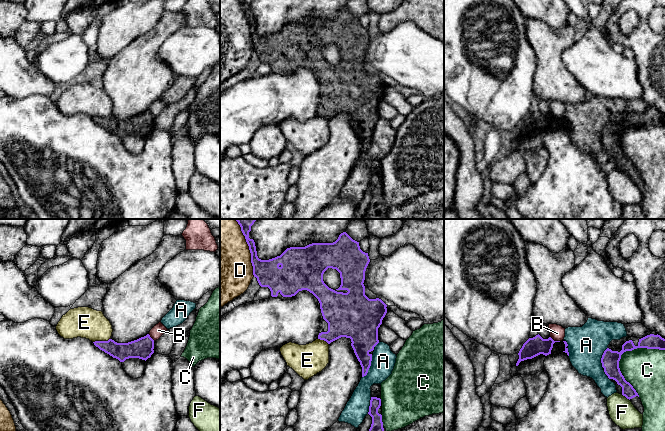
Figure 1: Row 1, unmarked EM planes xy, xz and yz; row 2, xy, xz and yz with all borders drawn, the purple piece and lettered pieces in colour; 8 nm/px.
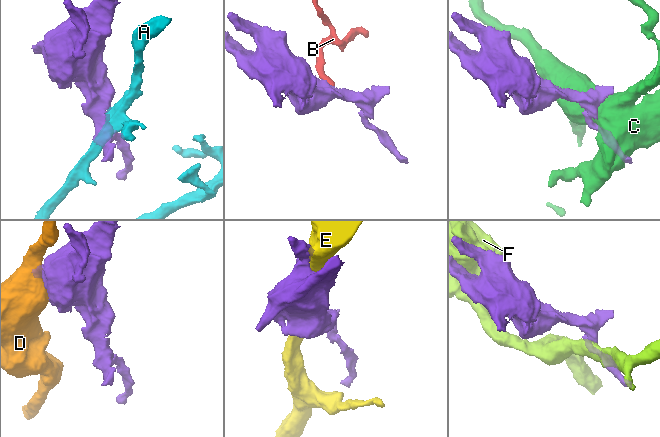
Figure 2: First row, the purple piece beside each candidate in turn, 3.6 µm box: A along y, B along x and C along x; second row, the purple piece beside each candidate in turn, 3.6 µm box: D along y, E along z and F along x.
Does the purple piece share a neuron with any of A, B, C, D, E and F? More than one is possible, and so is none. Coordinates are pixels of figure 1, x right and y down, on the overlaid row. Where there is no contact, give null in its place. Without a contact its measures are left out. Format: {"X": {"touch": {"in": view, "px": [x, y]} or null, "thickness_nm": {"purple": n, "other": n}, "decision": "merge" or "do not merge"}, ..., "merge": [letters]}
{"A": {"touch": {"in": "xz", "px": [369, 367]}, "thickness_nm": {"purple": 220, "other": 190}, "decision": "do not merge"}, "B": {"touch": {"in": "yz", "px": [555, 341]}, "thickness_nm": {"purple": 150, "other": 120}, "decision": "do not merge"}, "C": {"touch": {"in": "yz", "px": [622, 353]}, "thickness_nm": {"purple": 150, "other": 320}, "decision": "do not merge"}, "D": {"touch": {"in": "xz", "px": [249, 248]}, "thickness_nm": {"purple": 200, "other": 500}, "decision": "do not merge"}, "E": {"touch": {"in": "xy", "px": [101, 341]}, "thickness_nm": {"purple": 140, "other": 240}, "decision": "do not merge"}, "F": {"touch": {"in": "yz", "px": [625, 396]}, "thickness_nm": {"purple": 120, "other": 200}, "decision": "do not merge"}, "merge": []}

